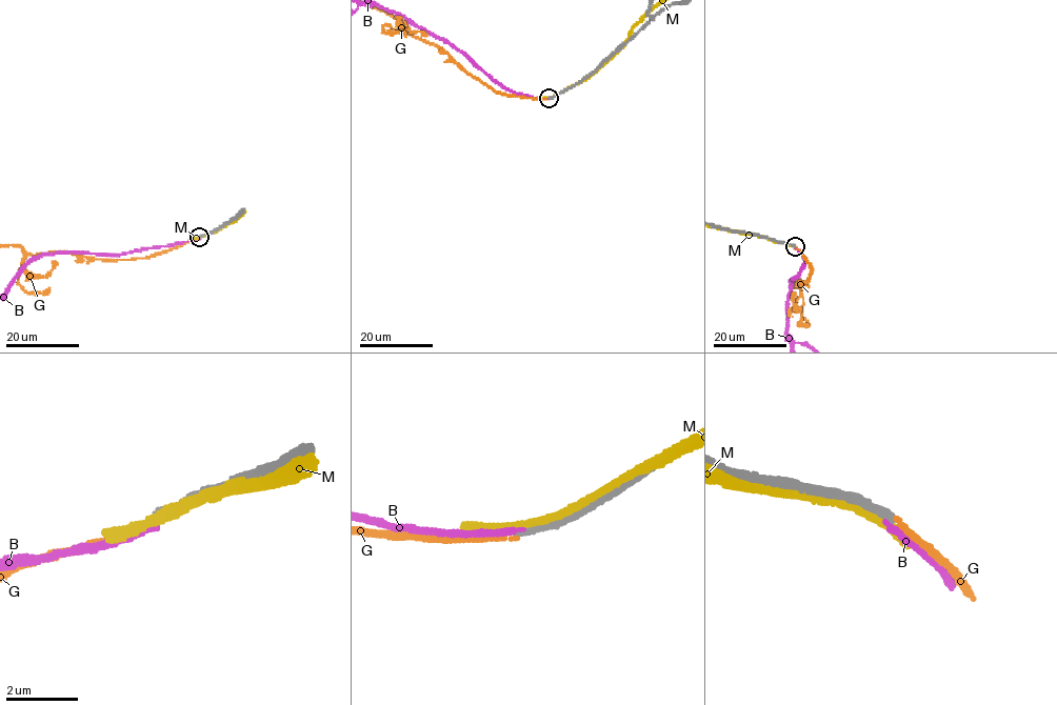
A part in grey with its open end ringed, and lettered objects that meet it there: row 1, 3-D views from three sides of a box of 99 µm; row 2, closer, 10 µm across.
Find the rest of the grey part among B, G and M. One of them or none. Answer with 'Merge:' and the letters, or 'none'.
Merge: none

